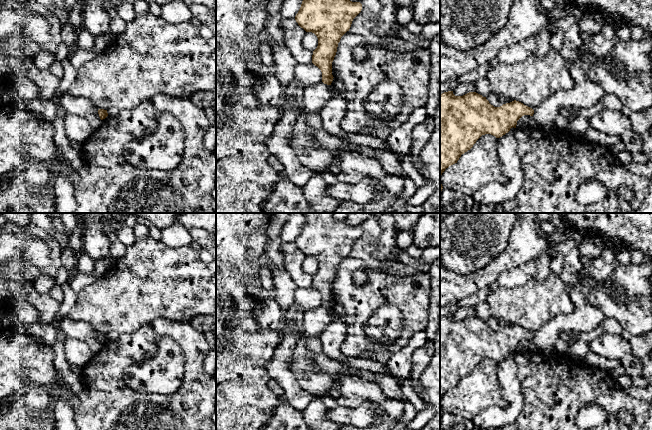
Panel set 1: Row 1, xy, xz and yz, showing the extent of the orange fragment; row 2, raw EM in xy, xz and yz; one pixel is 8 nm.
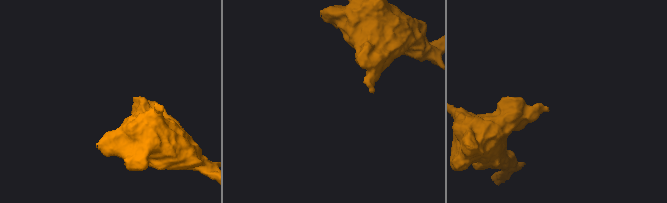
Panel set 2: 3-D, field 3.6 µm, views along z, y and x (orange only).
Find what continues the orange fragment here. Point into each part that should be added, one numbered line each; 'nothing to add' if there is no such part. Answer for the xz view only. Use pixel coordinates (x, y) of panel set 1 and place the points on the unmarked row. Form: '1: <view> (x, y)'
nothing to add

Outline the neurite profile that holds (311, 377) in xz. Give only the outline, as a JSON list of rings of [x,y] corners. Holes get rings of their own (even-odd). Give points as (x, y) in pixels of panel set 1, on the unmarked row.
[[[301,341],[296,346],[289,363],[299,385],[316,398],[323,399],[329,395],[329,389],[333,385],[335,377],[327,374],[314,360]]]

